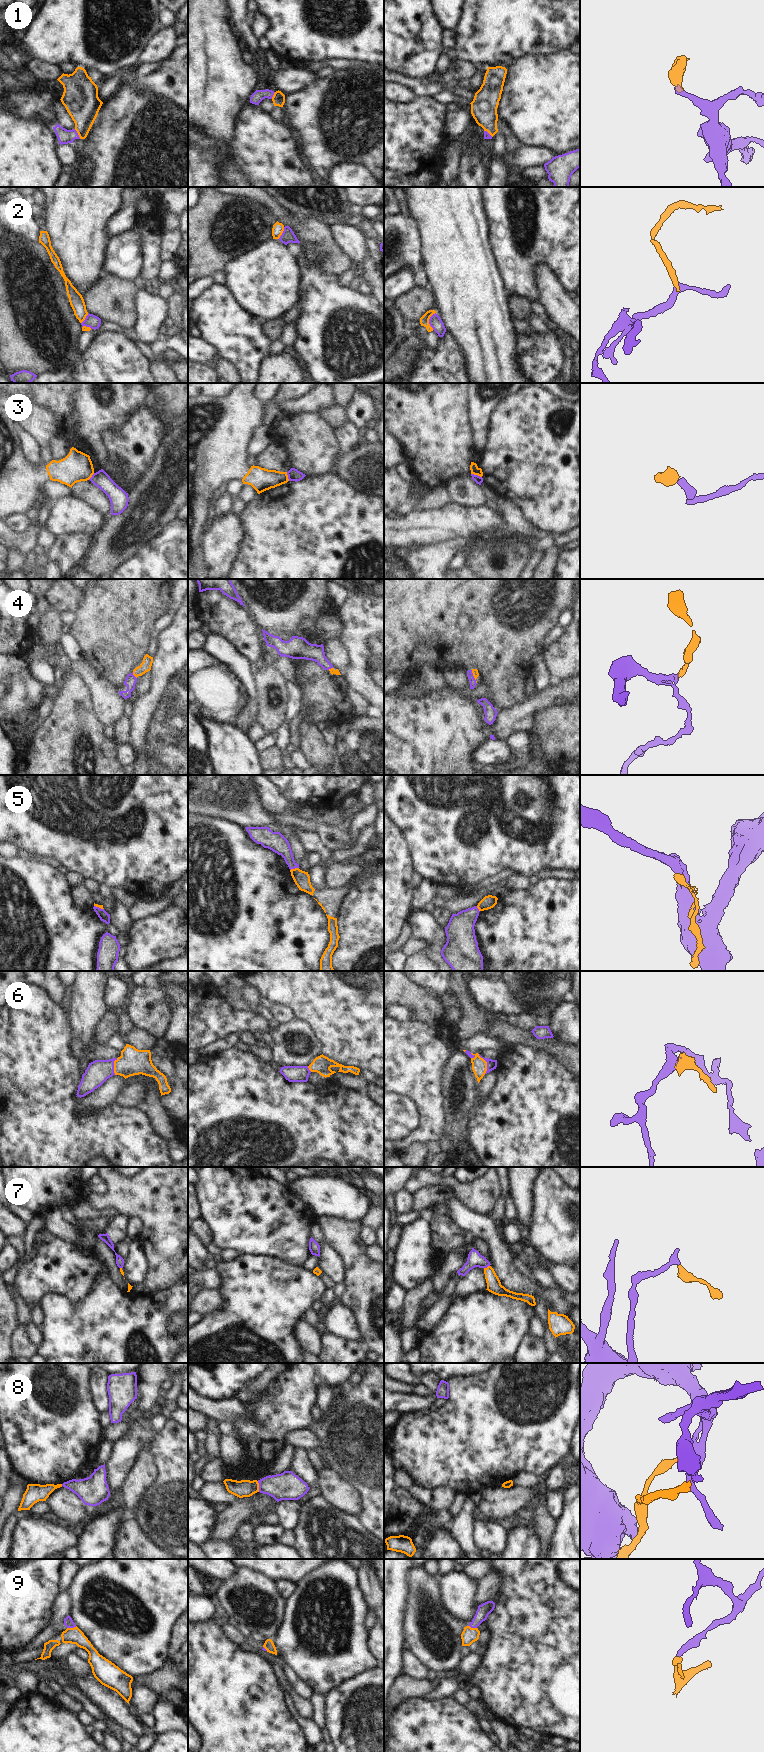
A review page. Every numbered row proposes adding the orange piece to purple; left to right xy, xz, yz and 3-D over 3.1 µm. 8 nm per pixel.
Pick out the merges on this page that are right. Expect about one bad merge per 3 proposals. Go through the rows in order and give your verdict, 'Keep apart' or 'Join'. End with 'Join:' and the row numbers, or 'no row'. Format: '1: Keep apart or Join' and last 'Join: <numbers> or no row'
1: Join
2: Keep apart
3: Keep apart
4: Join
5: Keep apart
6: Join
7: Join
8: Keep apart
9: Keep apart
Join: 1, 4, 6, 7

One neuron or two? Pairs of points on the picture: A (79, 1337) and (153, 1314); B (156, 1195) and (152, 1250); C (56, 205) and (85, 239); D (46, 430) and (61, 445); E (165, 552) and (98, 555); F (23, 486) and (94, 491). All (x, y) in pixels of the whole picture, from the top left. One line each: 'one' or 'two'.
A: one
B: one
C: one
D: two
E: two
F: two

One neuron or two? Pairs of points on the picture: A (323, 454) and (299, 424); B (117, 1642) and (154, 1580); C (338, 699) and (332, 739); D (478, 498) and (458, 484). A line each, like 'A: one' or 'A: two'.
A: one
B: one
C: one
D: one

